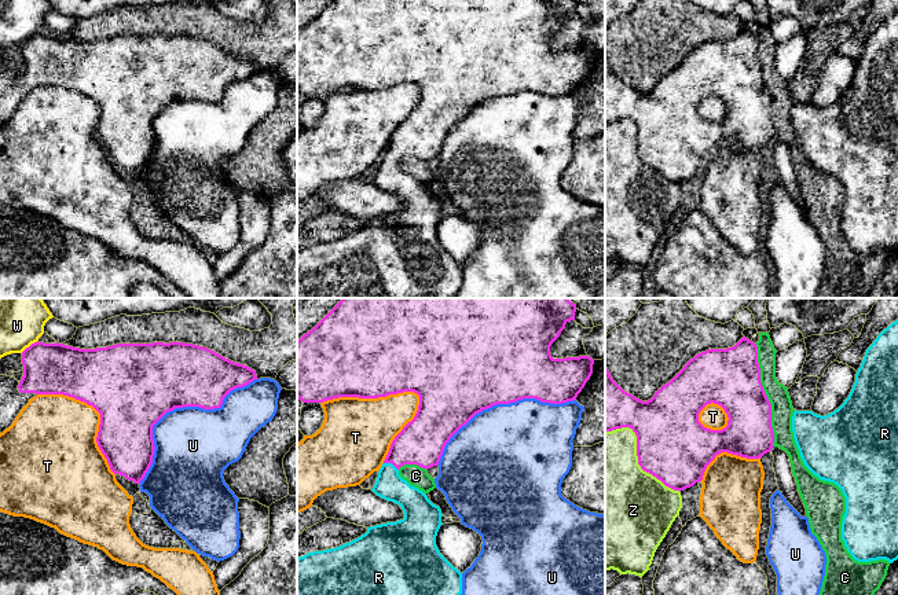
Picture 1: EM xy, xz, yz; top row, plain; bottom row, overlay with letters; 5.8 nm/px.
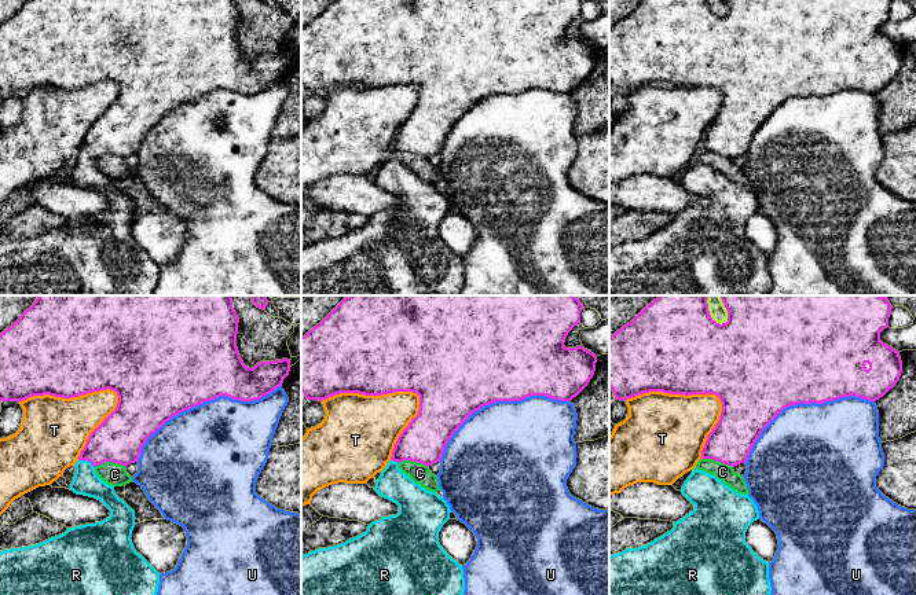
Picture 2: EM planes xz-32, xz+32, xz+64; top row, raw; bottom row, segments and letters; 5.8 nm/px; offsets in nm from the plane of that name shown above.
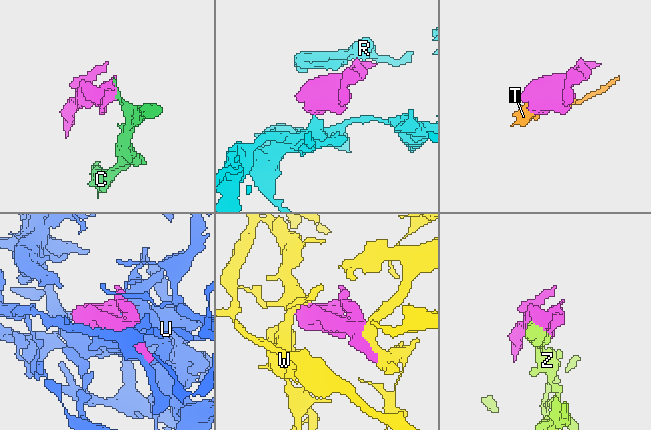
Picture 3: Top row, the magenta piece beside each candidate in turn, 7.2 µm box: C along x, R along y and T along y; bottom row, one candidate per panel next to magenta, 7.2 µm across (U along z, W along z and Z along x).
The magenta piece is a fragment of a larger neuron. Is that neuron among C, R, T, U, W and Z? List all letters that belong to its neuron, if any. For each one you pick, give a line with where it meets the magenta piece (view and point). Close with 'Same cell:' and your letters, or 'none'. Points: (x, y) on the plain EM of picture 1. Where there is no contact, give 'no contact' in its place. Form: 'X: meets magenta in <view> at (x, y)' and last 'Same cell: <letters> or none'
R: meets magenta in xz at (391, 154)
Same cell: R

